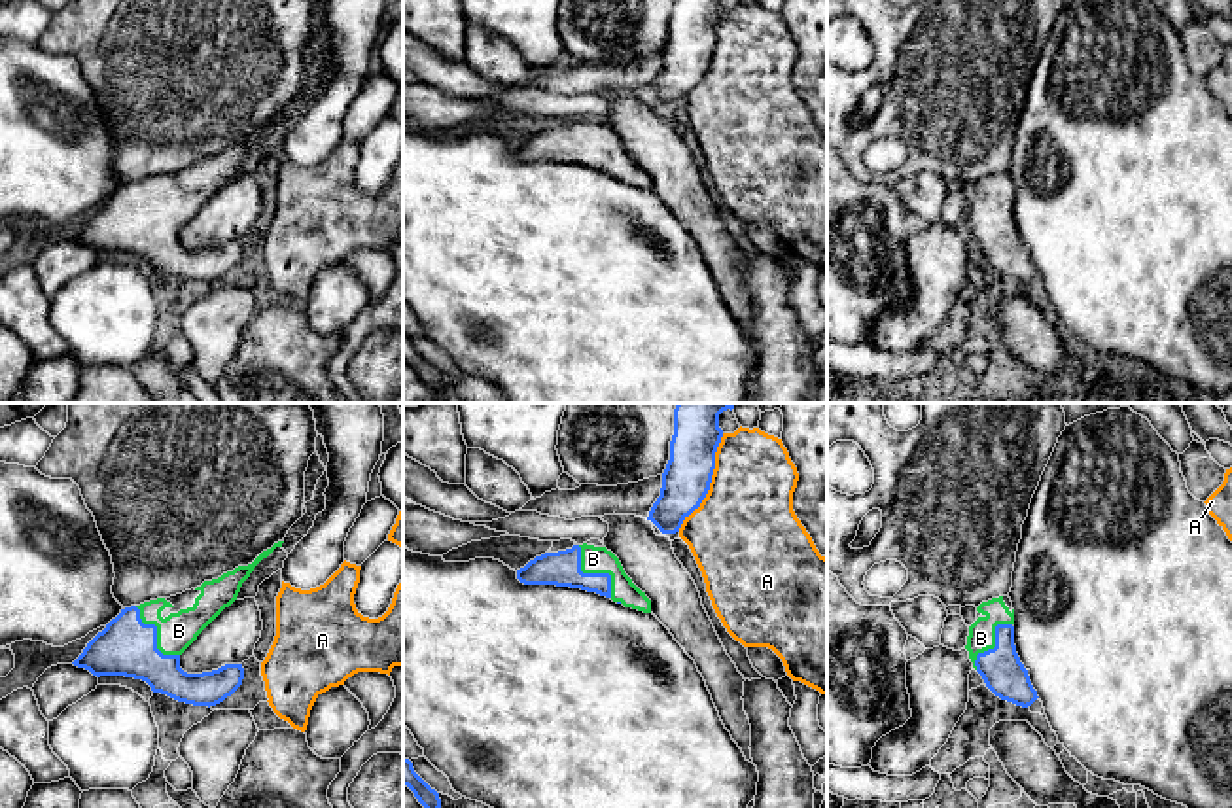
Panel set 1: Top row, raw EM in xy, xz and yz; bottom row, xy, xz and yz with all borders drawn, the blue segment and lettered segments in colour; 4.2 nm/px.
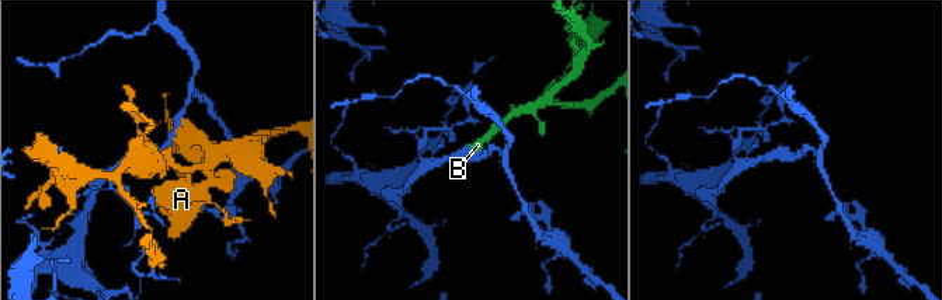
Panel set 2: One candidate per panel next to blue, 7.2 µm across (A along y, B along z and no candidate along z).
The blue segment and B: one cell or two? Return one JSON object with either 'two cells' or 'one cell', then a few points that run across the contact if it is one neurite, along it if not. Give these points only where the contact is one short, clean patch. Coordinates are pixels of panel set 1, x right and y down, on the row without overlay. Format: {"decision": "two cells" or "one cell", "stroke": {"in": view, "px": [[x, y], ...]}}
{"decision": "one cell"}

